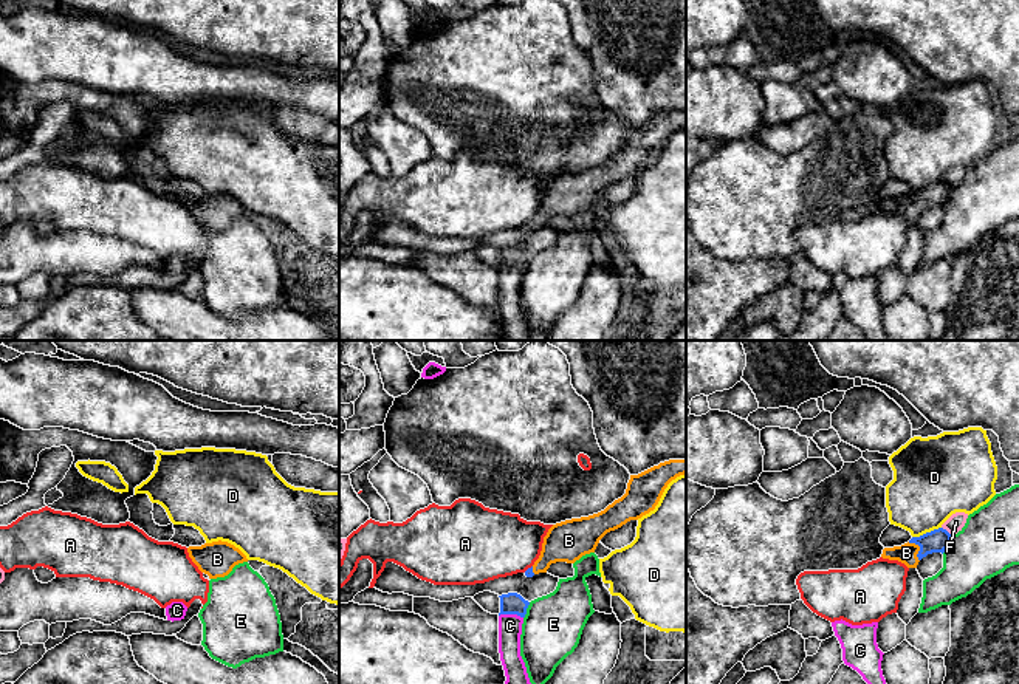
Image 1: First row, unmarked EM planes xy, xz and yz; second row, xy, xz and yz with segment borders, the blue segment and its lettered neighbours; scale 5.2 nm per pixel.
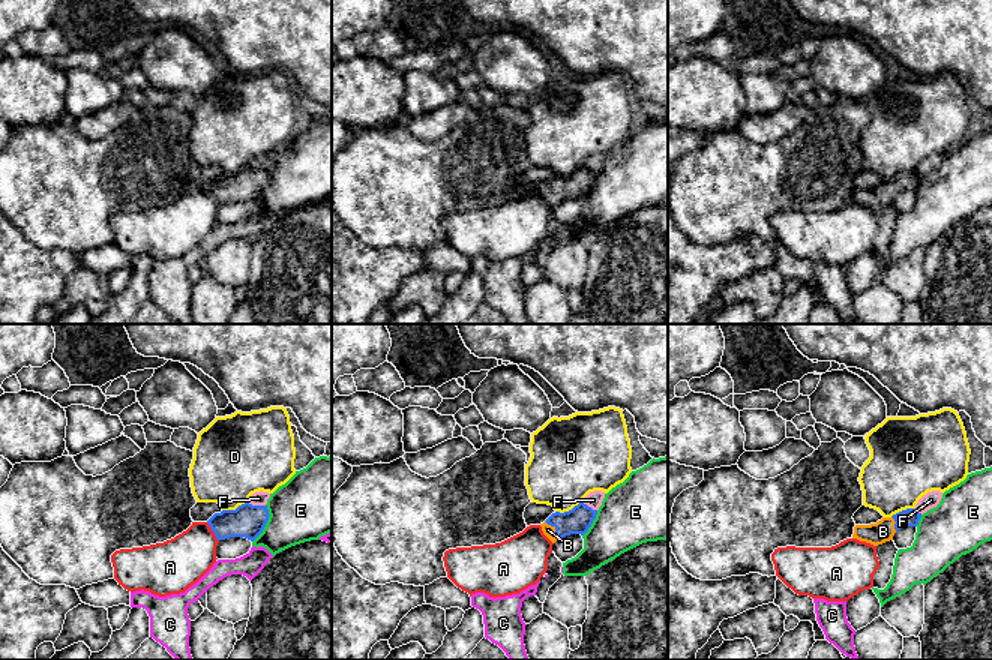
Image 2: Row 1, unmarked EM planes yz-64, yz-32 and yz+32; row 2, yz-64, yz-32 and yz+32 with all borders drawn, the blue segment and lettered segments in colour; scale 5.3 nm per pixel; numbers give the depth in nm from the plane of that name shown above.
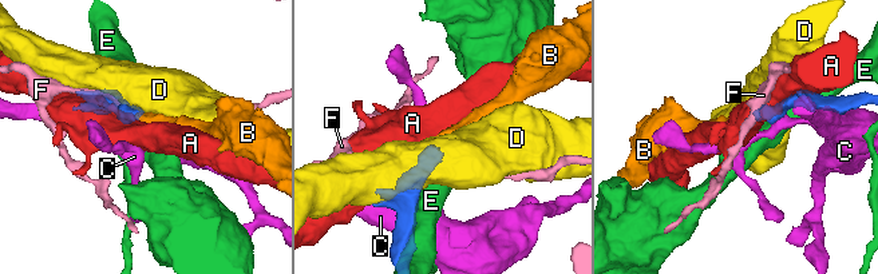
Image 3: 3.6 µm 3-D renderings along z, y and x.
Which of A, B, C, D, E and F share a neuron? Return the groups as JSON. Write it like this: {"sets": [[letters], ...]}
{"sets": [["A"], ["B"], ["C"], ["D"], ["E"], ["F"]]}

